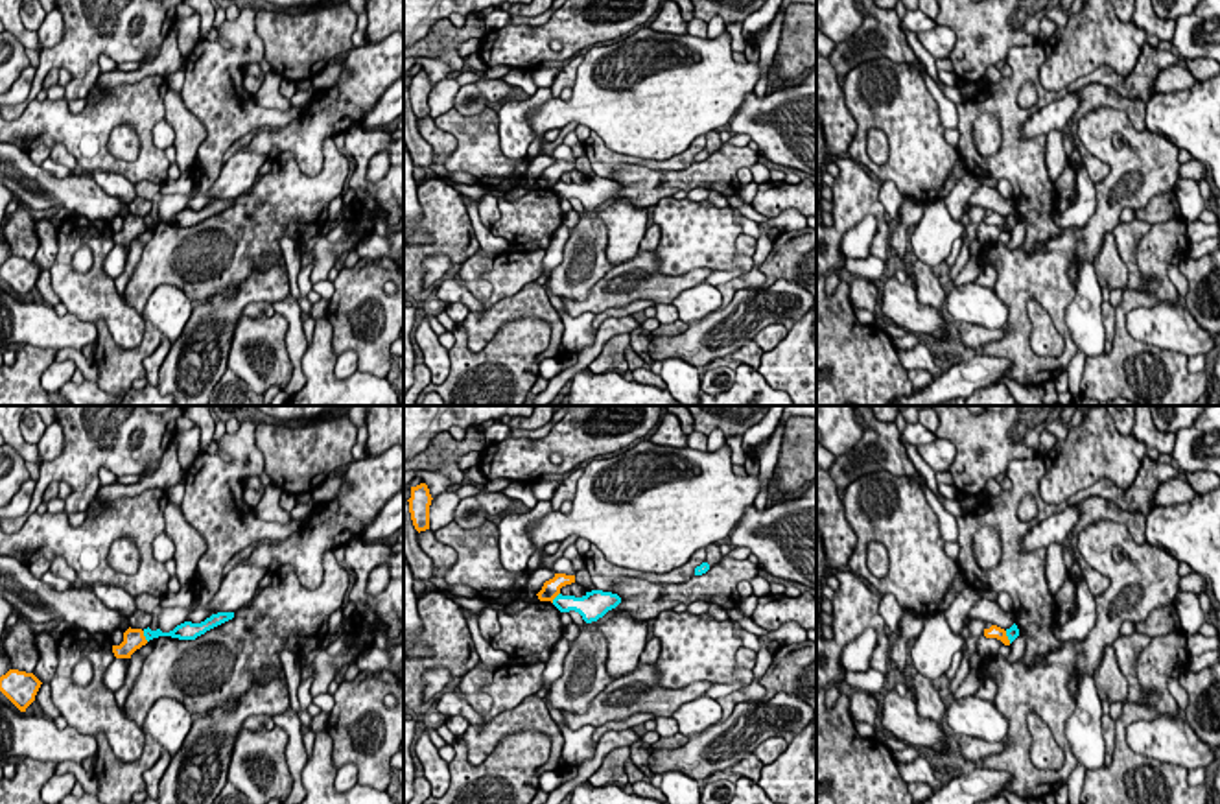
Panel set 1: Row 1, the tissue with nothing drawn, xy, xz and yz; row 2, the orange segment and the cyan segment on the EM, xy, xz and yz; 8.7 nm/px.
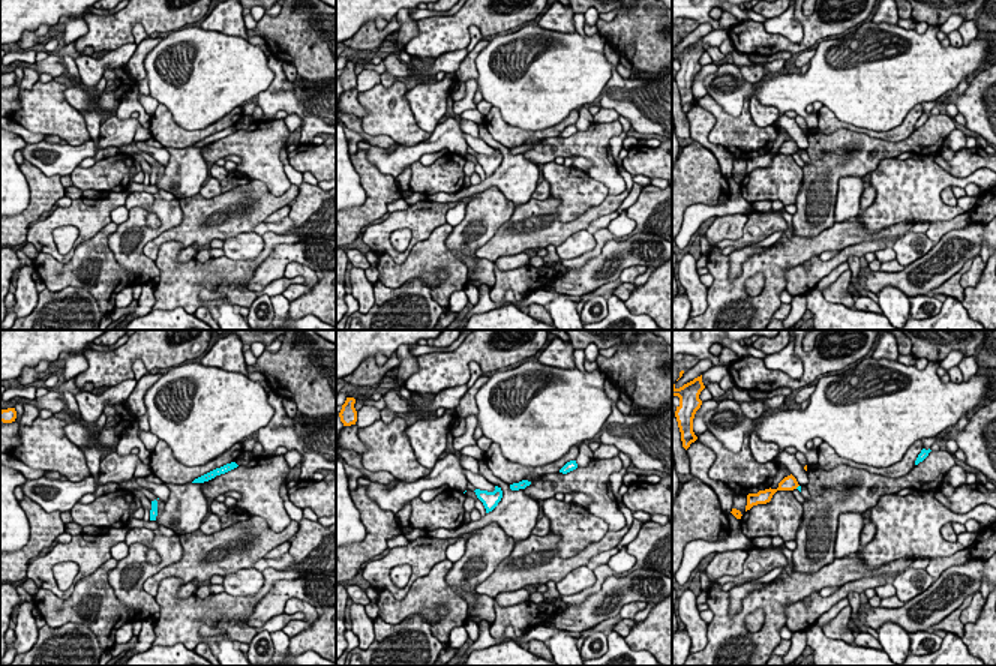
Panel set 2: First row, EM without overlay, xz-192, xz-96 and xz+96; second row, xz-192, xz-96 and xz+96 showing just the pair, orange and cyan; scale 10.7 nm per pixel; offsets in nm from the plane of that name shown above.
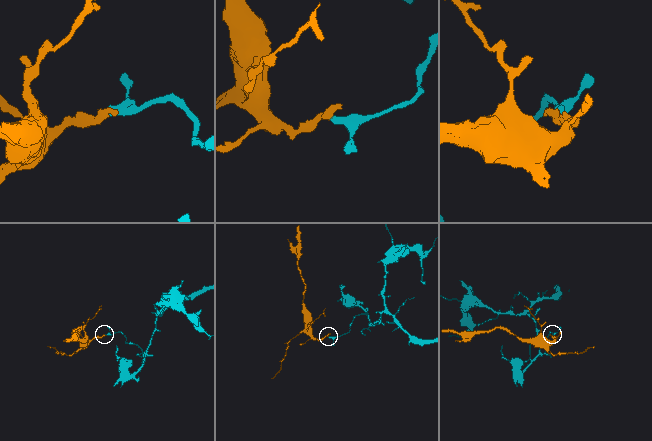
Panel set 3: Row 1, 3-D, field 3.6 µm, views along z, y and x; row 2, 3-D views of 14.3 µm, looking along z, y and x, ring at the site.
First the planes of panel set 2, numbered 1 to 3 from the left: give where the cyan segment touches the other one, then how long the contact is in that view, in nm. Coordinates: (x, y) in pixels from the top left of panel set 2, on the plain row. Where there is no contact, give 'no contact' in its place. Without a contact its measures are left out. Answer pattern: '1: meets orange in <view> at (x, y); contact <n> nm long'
1: no contact
2: no contact
3: meets orange in xz+96 at (797, 150); contact 60 nm long

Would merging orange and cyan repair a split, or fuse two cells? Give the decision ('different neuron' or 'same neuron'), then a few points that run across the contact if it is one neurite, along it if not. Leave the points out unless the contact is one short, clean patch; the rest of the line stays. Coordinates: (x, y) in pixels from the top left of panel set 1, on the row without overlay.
different neuron; line xy (142, 218), (148, 227)

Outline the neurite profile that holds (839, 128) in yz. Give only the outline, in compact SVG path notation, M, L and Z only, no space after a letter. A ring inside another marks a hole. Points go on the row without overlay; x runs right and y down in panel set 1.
M816 52L816 114L822 120L826 153L829 159L846 157L857 124L846 105L842 83L829 59Z

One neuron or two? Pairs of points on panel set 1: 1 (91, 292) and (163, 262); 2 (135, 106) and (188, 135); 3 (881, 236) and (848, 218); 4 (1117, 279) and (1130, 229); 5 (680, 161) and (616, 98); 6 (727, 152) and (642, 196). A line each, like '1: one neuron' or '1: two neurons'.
1: two neurons
2: two neurons
3: one neuron
4: two neurons
5: two neurons
6: one neuron

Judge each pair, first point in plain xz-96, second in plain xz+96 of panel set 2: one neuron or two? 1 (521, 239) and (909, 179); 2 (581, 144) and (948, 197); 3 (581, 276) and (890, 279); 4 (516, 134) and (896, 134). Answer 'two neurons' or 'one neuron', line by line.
1: two neurons
2: two neurons
3: one neuron
4: one neuron

